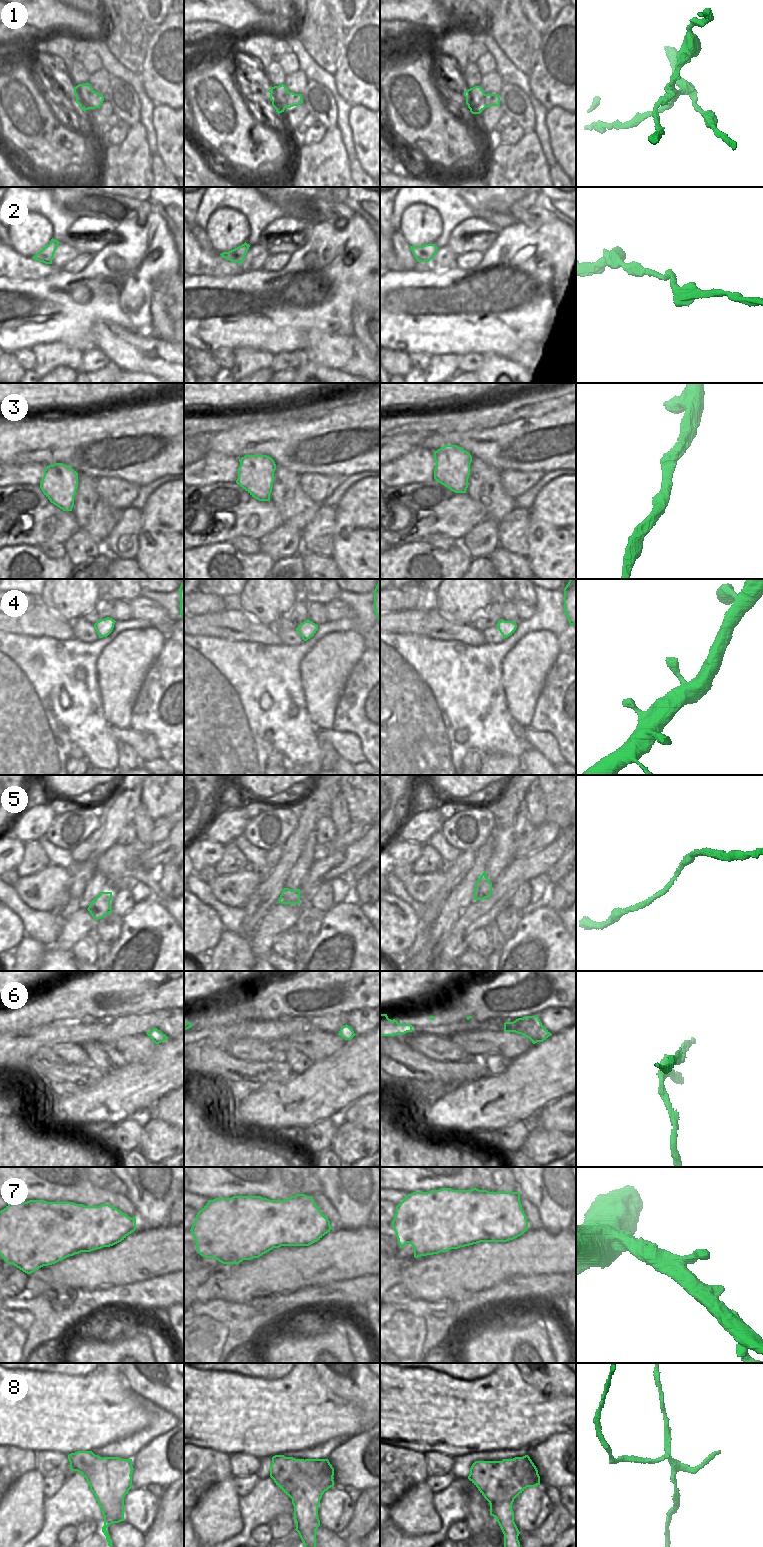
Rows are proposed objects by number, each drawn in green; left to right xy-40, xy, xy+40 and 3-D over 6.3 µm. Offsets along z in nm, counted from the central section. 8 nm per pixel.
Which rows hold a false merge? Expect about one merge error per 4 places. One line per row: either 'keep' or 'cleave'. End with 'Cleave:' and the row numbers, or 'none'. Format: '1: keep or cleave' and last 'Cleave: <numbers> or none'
1: cleave
2: keep
3: keep
4: keep
5: keep
6: cleave
7: keep
8: cleave
Cleave: 1, 6, 8

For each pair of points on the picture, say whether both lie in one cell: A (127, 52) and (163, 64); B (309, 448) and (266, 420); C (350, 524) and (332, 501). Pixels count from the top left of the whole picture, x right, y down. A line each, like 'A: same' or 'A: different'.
A: same
B: different
C: different

